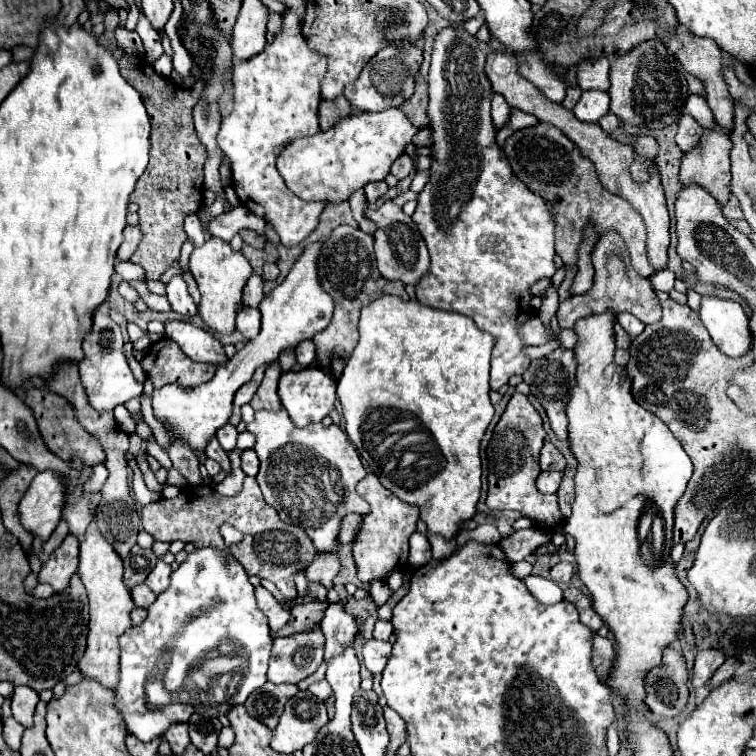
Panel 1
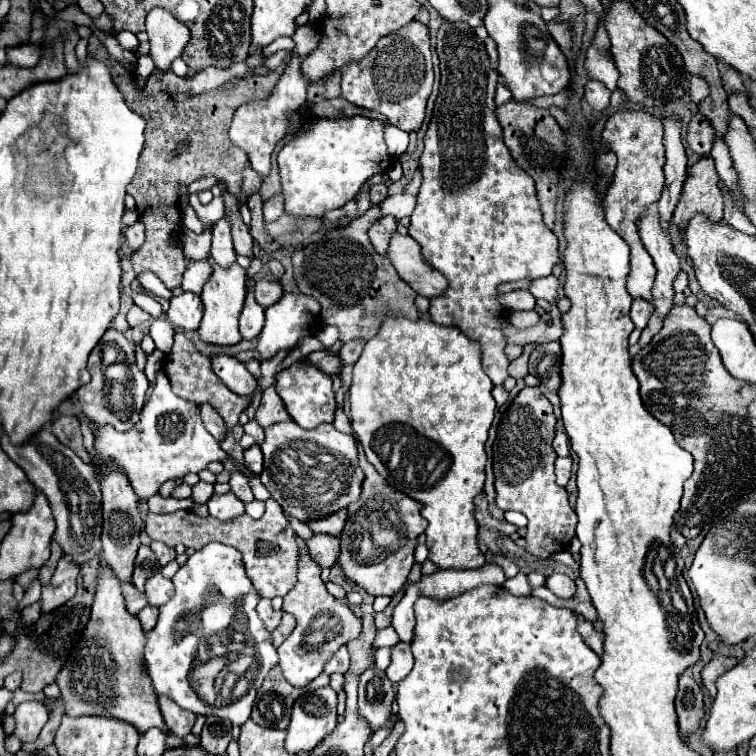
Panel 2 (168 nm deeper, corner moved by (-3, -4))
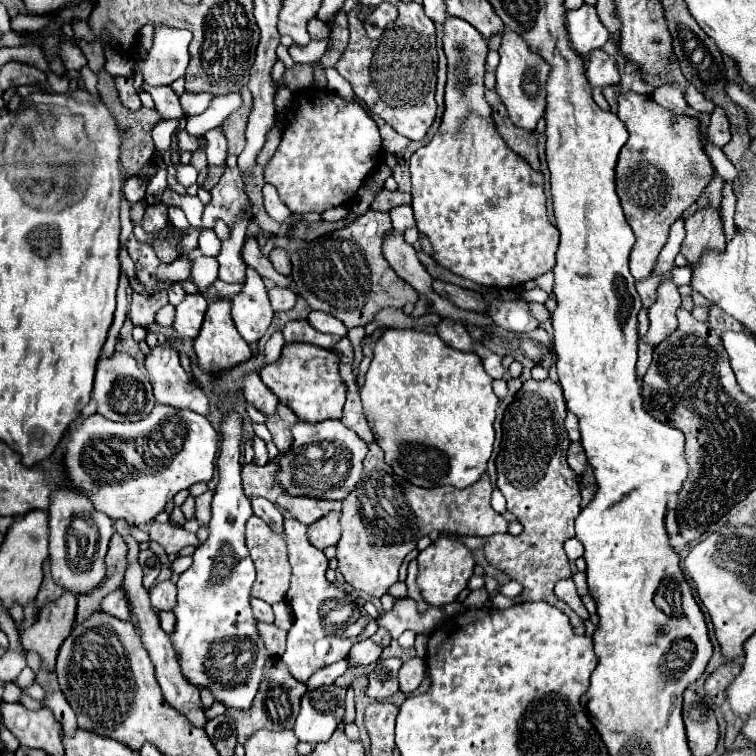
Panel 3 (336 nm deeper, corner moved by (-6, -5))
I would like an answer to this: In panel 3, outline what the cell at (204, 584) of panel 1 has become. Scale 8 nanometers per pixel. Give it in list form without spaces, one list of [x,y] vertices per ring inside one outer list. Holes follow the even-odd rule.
[[[237,414],[225,416],[221,424],[221,454],[217,458],[219,468],[219,484],[213,494],[213,518],[211,518],[211,534],[203,546],[199,546],[193,554],[193,564],[189,570],[185,570],[179,576],[177,582],[177,606],[173,608],[175,614],[175,630],[169,634],[169,640],[173,644],[173,650],[177,654],[177,660],[181,664],[181,672],[189,684],[195,688],[209,688],[215,702],[225,704],[225,708],[237,708],[237,710],[249,710],[251,702],[257,694],[257,688],[261,684],[261,672],[265,666],[265,660],[269,660],[267,646],[261,640],[261,634],[257,632],[257,618],[251,612],[251,588],[255,584],[255,566],[249,556],[249,550],[245,546],[245,522],[253,514],[249,498],[243,494],[241,484],[241,418]],[[221,564],[221,570],[227,570],[221,574],[221,580],[213,582],[215,566]]]

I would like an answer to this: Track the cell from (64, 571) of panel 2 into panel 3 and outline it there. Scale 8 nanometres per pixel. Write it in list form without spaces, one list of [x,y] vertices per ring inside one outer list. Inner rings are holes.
[[[63,592],[57,600],[51,600],[39,610],[37,622],[21,634],[25,650],[33,650],[41,656],[43,664],[51,670],[55,668],[55,658],[63,640],[71,634],[75,622],[77,596],[73,592]]]

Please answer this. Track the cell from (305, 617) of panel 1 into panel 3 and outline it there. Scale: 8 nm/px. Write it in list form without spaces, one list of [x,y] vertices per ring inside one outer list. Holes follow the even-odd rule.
[[[259,622],[257,624],[263,640],[265,640],[265,646],[269,650],[271,656],[281,656],[281,652],[285,652],[285,636],[287,636],[287,630],[281,630],[277,628],[275,624],[263,624]]]

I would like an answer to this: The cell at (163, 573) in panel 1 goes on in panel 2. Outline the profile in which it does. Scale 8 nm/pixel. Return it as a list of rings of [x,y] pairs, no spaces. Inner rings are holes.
[[[156,573],[146,581],[146,599],[150,605],[162,607],[172,599],[172,595],[174,595],[174,585],[170,579],[162,577],[162,573]]]

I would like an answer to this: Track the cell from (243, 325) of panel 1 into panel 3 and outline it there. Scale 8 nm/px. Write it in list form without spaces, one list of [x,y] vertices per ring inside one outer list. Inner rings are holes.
[[[247,268],[247,282],[231,302],[231,316],[245,342],[253,344],[261,340],[273,320],[273,308],[269,304],[263,280],[257,272],[253,272],[253,268]]]

